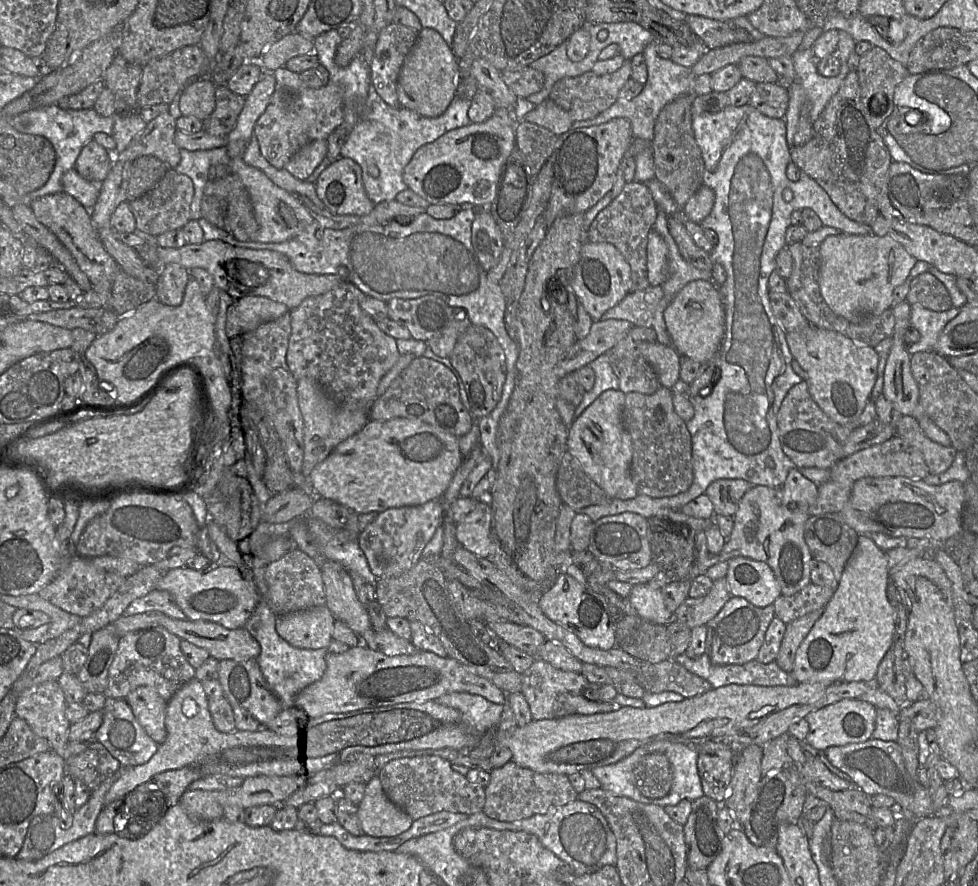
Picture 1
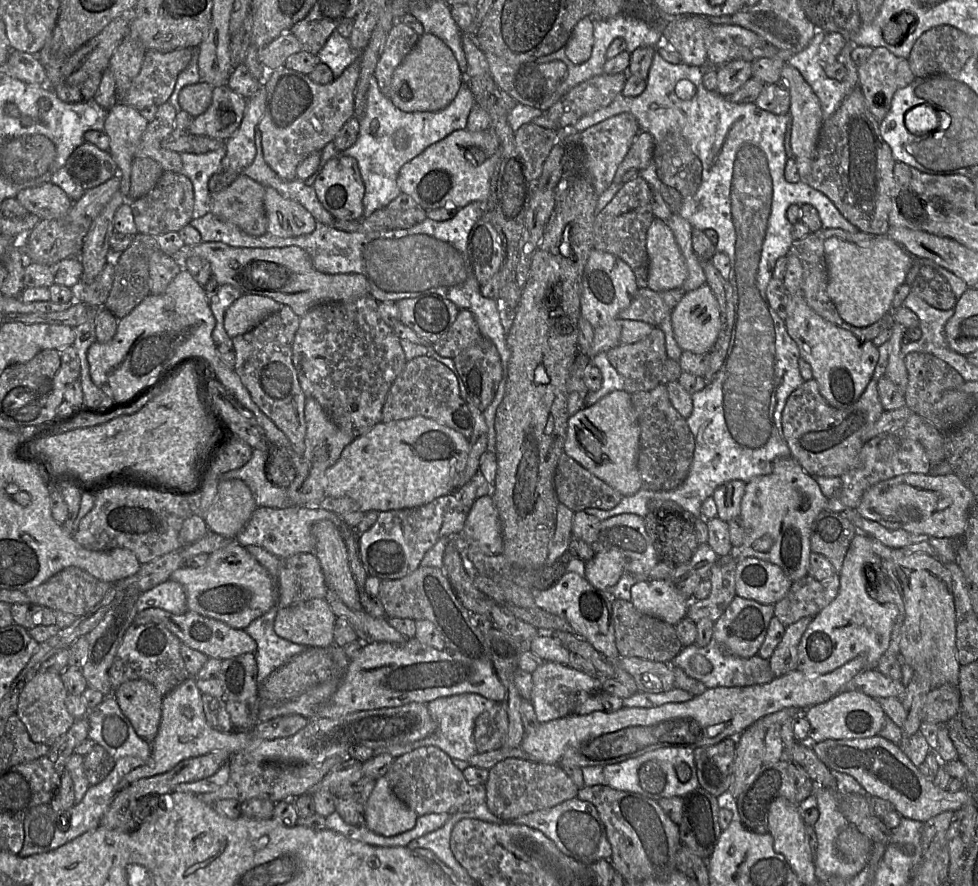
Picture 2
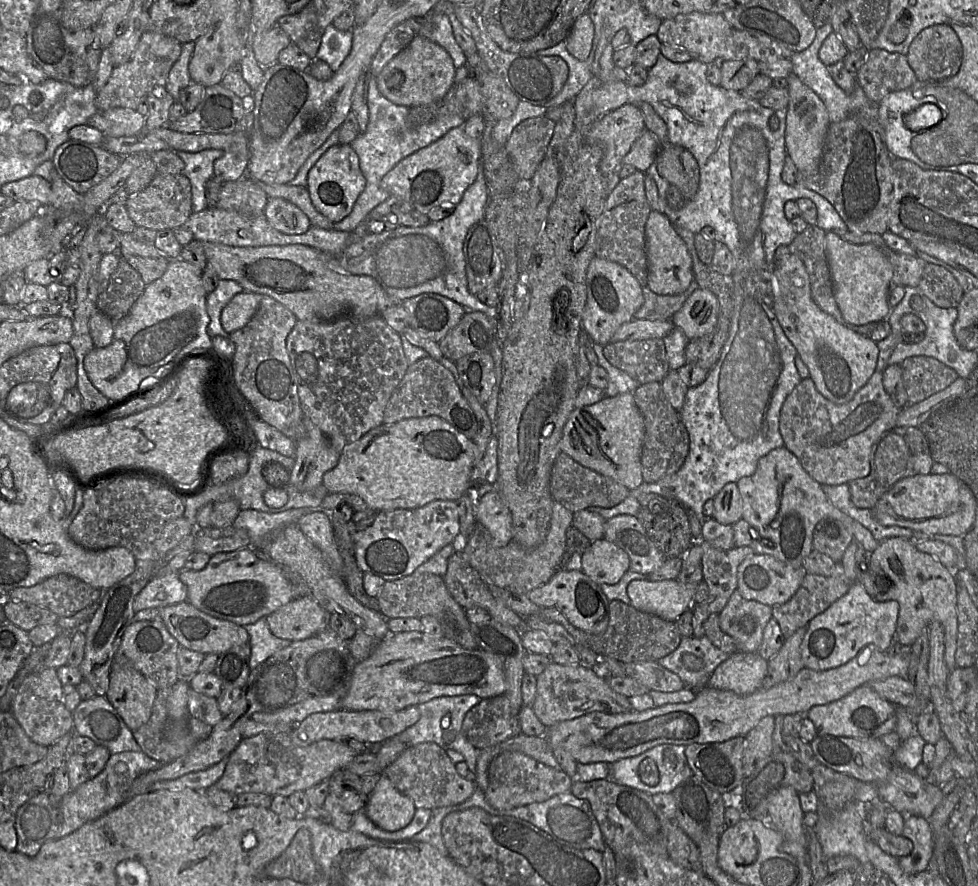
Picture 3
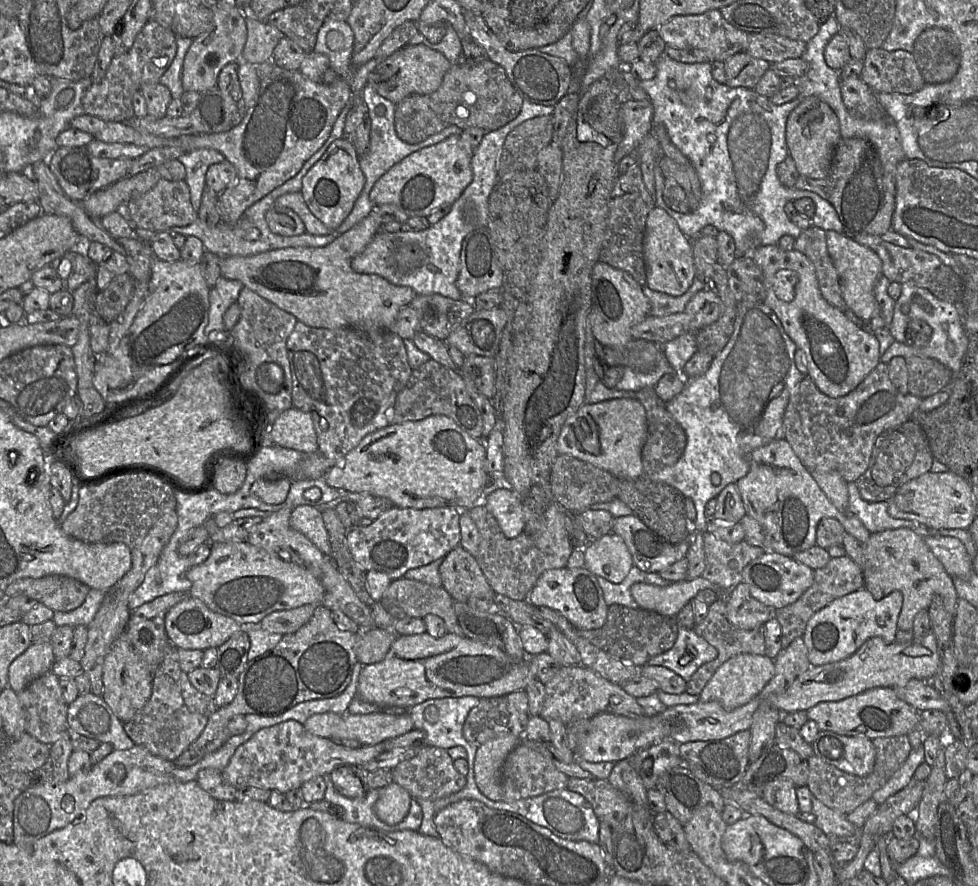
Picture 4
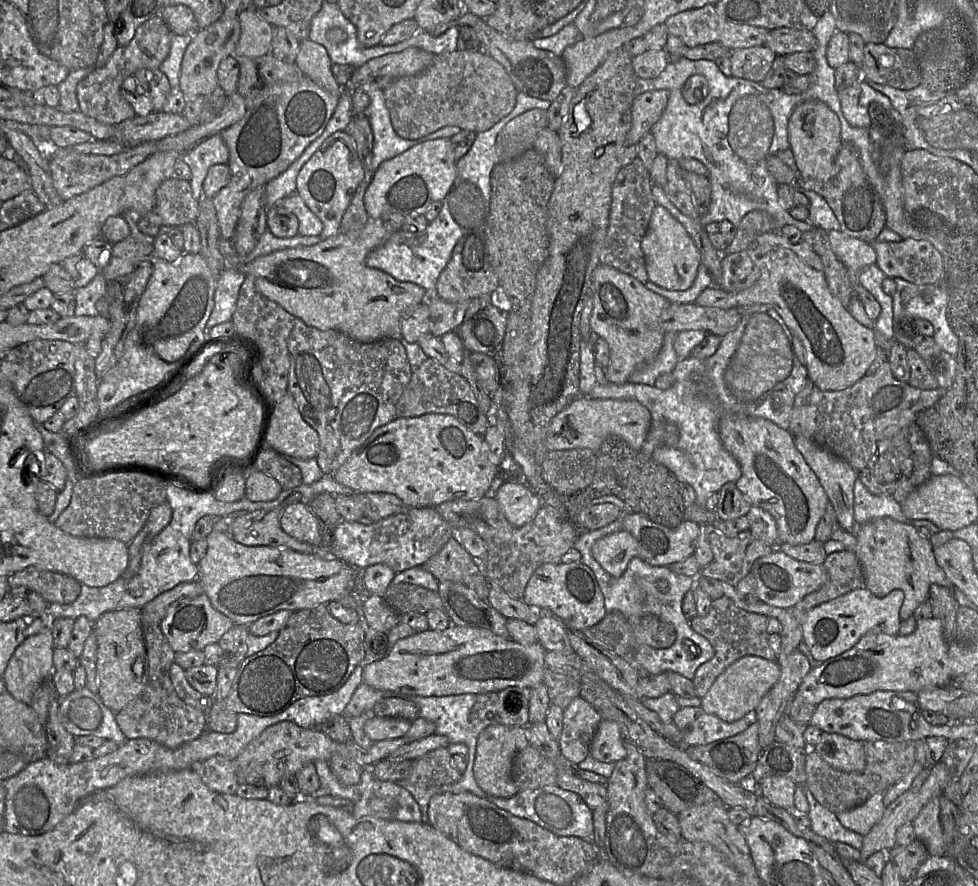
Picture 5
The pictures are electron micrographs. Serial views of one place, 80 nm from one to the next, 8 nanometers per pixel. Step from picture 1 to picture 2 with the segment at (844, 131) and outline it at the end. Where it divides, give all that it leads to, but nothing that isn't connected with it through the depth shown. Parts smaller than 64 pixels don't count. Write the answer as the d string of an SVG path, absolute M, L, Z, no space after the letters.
M854 88L835 113L825 119L820 129L815 154L808 160L795 160L800 181L825 194L860 232L886 235L888 215L892 206L896 182L893 176L895 160L891 149L879 132L879 122L869 112L861 89Z

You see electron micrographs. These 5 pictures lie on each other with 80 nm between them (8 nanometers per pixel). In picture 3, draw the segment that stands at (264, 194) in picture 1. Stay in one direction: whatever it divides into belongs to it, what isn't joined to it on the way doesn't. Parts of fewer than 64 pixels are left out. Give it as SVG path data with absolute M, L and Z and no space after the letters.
M268 197L264 215L274 229L287 235L304 234L312 226L298 206L281 198Z

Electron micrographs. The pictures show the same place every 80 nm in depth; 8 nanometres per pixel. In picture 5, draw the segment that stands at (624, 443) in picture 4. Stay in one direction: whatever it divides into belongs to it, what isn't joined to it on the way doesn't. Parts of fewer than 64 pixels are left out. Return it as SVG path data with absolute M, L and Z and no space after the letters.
M575 398L550 422L545 437L548 452L588 448L596 452L610 435L617 435L636 451L641 451L652 425L649 410L636 400Z

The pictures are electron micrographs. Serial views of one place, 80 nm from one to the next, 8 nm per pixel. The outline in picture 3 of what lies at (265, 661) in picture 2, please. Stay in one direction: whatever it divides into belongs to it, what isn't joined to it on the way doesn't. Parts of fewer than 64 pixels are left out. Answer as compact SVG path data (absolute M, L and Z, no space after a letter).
M267 617L244 626L250 636L250 669L265 661L275 652L288 647L292 641L275 636L269 629Z

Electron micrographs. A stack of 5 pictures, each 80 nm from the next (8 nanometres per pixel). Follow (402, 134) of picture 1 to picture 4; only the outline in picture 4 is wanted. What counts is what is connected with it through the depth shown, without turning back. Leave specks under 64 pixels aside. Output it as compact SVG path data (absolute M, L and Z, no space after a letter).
M365 85L361 92L360 96L362 97L364 103L366 104L368 116L370 118L370 142L367 151L359 156L360 157L360 167L365 176L365 185L363 190L358 197L351 213L346 217L342 224L335 230L335 233L343 234L353 228L356 224L362 221L369 213L375 208L374 204L370 200L370 192L377 182L377 180L385 174L392 166L400 162L403 158L409 154L420 150L426 146L438 143L445 138L453 134L460 134L461 129L456 125L449 125L442 129L441 131L434 133L425 139L409 143L398 137L395 125L394 125L394 112L395 112L395 103L381 96L371 85Z

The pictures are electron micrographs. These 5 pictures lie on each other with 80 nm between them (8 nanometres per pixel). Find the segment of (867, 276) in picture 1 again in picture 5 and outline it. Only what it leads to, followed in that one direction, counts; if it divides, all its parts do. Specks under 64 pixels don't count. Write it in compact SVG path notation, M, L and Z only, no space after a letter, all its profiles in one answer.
M840 230L829 231L828 236L833 252L849 271L854 294L857 274L863 268L876 264L877 254L871 243L850 237Z

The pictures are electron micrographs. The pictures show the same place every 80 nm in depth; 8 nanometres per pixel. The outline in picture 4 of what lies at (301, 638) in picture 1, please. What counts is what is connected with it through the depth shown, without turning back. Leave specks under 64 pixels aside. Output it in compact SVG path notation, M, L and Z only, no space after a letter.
M306 604L294 609L273 612L264 617L259 625L270 633L294 633L310 620L317 605Z

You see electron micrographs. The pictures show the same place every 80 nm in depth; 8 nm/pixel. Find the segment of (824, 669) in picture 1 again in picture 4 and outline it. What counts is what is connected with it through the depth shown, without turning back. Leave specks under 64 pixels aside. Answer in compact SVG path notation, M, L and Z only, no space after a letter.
M865 587L835 599L817 611L807 623L803 639L811 665L820 666L846 659L872 637L895 642L902 605L903 595L900 591L876 600Z

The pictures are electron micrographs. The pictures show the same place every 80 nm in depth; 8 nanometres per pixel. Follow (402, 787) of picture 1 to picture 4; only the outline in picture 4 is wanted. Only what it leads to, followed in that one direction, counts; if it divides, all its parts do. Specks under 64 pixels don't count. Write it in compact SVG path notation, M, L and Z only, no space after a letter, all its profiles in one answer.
M424 746L414 757L391 769L392 782L399 784L413 798L437 800L454 794L466 785L467 779L459 773L446 749Z

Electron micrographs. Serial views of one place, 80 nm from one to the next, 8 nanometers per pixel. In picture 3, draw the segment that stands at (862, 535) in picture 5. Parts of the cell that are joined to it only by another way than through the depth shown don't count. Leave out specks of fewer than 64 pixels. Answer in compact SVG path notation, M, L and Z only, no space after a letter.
M891 537L879 542L877 548L870 553L870 560L872 570L877 575L886 575L890 581L888 589L876 596L877 600L896 600L899 603L896 640L903 645L912 646L931 621L940 621L944 627L945 662L949 670L953 670L957 666L955 653L958 634L957 580L953 571L932 555L919 551L911 539L902 537Z

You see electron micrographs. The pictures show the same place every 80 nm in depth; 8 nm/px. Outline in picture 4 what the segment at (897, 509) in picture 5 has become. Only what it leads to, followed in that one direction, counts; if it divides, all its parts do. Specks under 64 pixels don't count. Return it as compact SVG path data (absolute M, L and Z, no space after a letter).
M854 482L847 484L849 504L848 513L858 518L865 528L876 533L888 529L915 529L913 520L893 518L888 513L888 502L868 502L861 498Z

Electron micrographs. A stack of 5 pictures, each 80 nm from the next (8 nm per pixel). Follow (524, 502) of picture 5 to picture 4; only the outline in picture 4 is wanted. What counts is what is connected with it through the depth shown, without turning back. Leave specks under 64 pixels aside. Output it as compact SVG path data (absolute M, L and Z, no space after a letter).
M506 485L482 499L487 510L495 517L503 534L514 538L524 531L524 511L519 496Z

